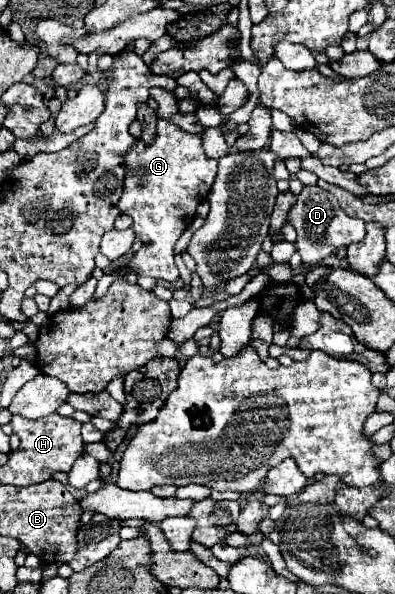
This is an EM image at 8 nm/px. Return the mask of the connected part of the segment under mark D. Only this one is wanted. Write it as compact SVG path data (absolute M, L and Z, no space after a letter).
M304 186L302 194L298 196L296 204L290 210L290 220L298 232L295 248L301 256L304 266L308 266L308 268L316 266L320 262L320 258L324 258L328 254L336 254L336 250L340 246L350 246L354 242L360 242L366 234L364 222L344 214L338 200L330 192L322 190L320 186Z

